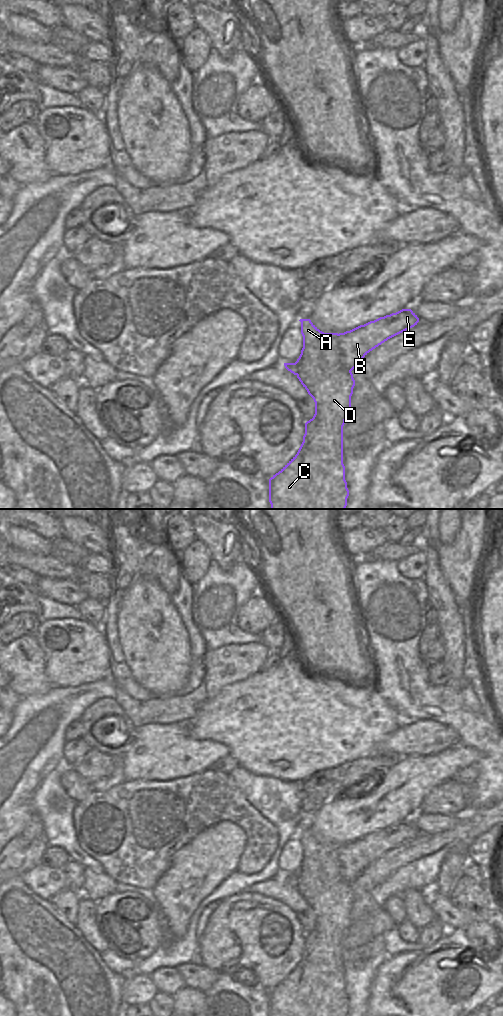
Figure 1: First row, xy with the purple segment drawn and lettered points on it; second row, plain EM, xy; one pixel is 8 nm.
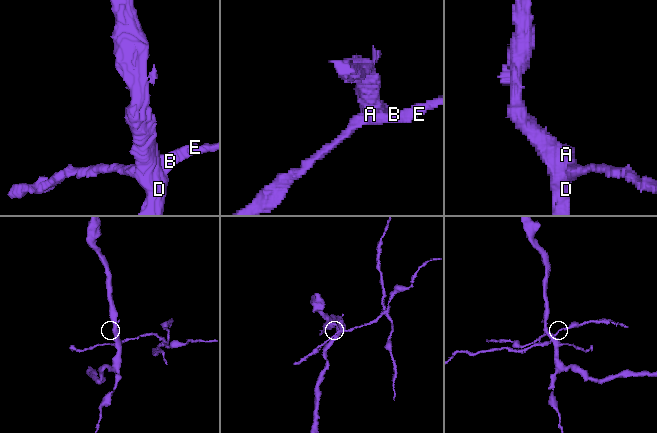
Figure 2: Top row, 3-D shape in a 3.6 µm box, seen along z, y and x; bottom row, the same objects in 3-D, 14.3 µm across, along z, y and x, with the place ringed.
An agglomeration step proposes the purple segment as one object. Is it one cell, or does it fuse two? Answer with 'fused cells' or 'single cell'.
fused cells

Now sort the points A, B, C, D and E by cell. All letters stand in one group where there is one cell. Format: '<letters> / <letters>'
A C D / B E

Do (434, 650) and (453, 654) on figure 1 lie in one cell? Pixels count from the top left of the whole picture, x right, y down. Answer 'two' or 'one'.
two

